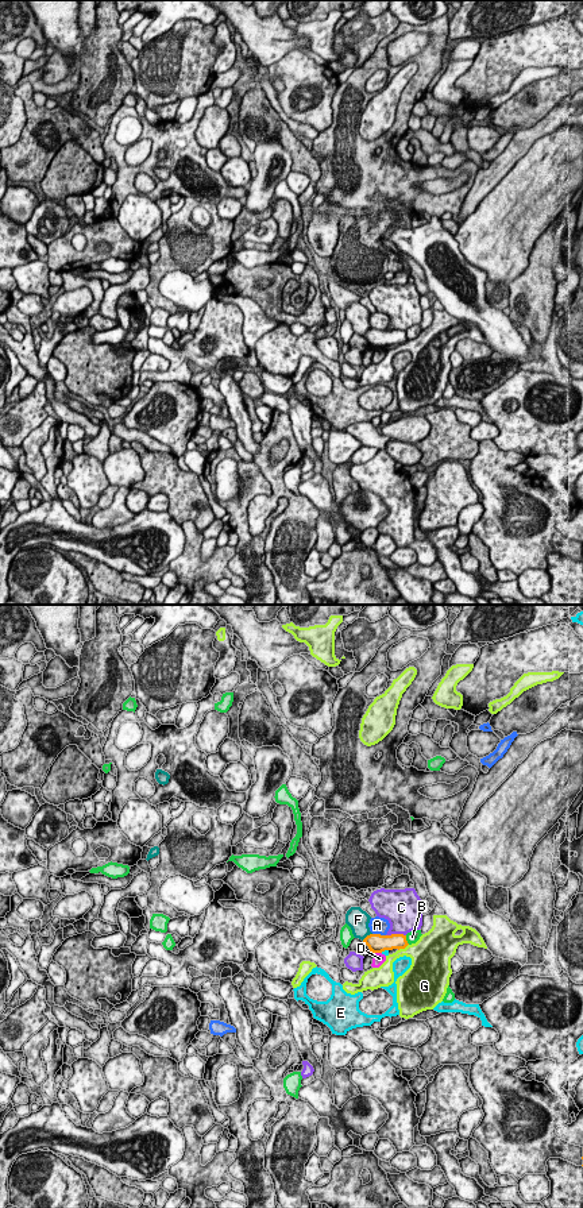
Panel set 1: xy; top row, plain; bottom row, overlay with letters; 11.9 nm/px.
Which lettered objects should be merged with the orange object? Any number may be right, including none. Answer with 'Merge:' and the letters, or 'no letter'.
Merge: no letter

